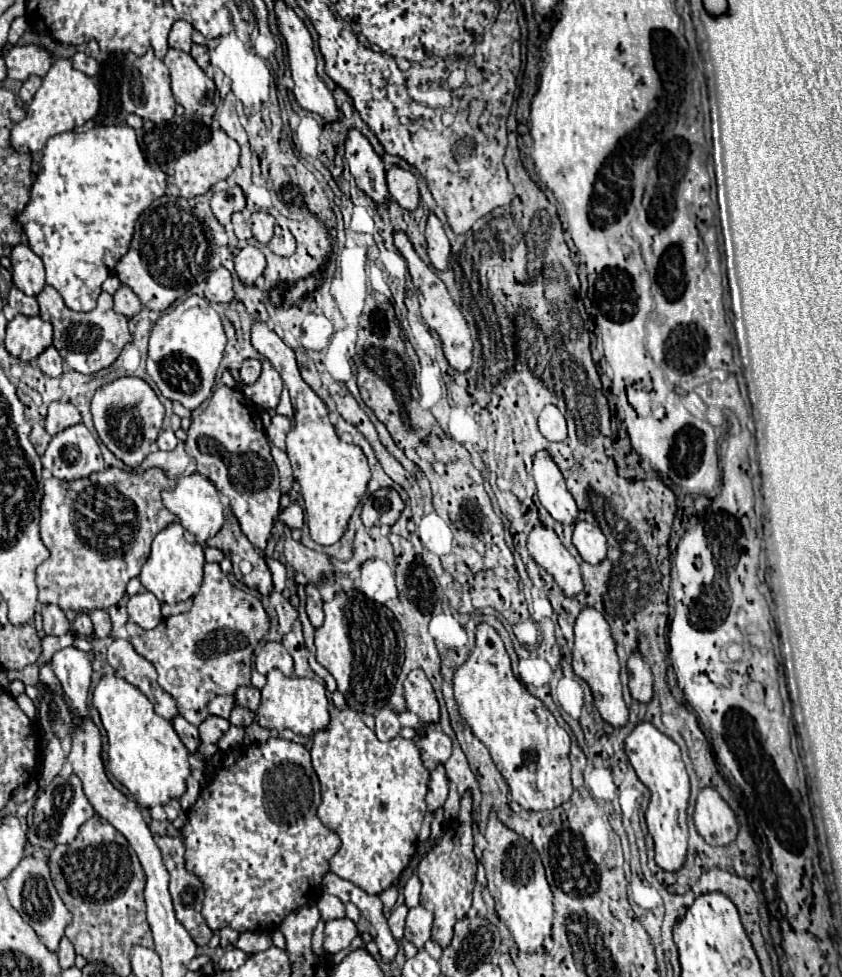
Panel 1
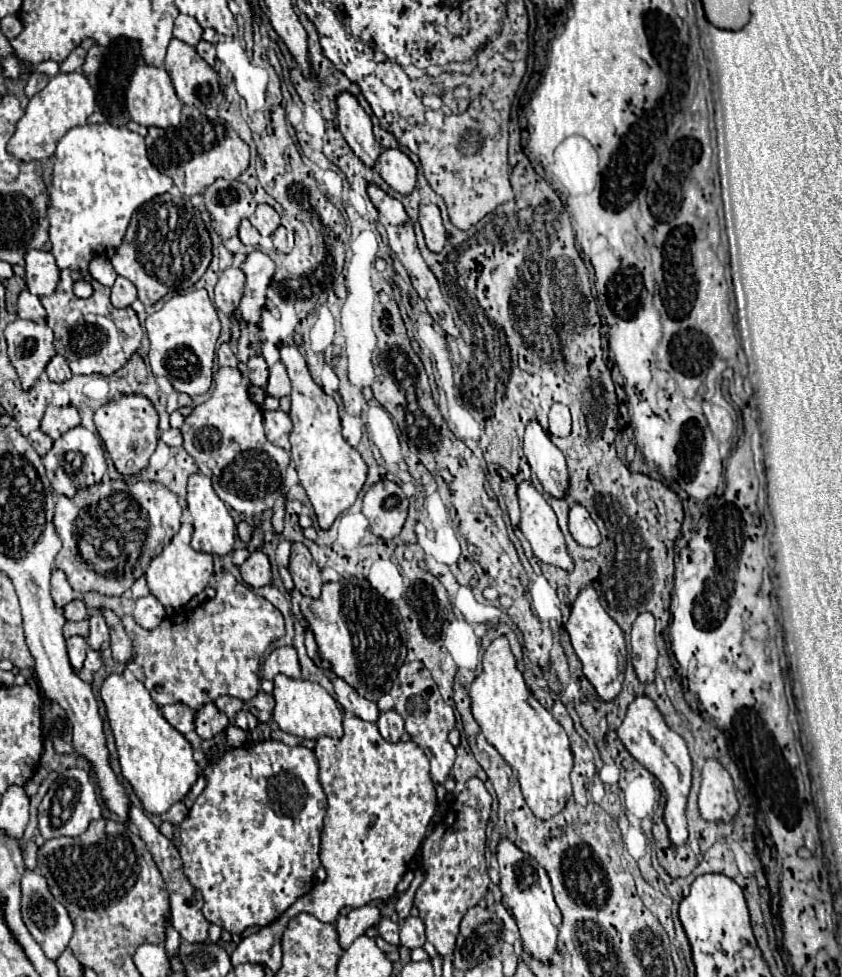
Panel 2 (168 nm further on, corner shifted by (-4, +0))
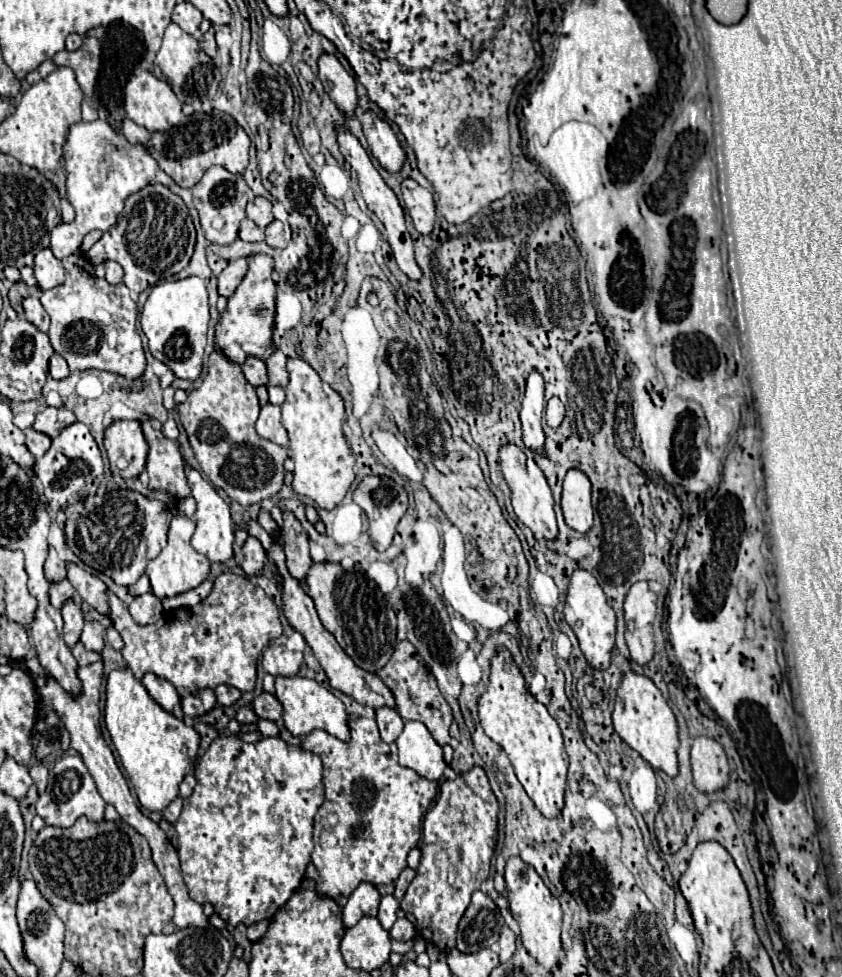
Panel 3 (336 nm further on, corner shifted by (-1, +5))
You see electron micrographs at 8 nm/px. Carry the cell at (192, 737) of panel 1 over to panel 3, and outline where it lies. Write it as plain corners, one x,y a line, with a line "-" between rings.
146,673
146,675
142,677
142,685
148,689
148,693
152,695
152,699
154,699
160,707
164,707
164,709
168,709
168,711
172,711
174,705
180,703
180,695
176,693
174,685
172,685
170,681
166,681
166,679
154,675
154,673

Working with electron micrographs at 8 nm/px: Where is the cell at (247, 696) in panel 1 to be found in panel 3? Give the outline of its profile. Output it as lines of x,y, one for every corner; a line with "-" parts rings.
270,693
258,695
252,701
252,709
254,709
254,713
260,719
268,719
268,721
274,721
274,723
282,719
282,711
284,711
282,705
280,705
280,701
274,695
270,695

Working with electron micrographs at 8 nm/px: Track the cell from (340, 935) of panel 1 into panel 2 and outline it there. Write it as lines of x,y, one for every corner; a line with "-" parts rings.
363,906
363,908
351,910
349,914
341,914
335,922
341,948
349,948
351,942
361,934
365,934
367,928
379,924
379,918
381,914
375,906

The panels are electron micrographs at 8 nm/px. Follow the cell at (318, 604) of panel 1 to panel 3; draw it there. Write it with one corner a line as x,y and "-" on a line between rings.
284,511
282,537
284,537
288,571
298,581
304,581
304,577
308,575
308,565
312,565
310,553
308,553
308,535
304,533
300,521
290,511

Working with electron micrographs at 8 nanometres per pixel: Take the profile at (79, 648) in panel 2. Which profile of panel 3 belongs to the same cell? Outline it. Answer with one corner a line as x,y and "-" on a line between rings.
68,599
62,609
60,609
62,617
64,617
64,641
68,647
74,647
74,643
80,639
82,633
82,625
84,625
84,611
82,611
82,603
76,599

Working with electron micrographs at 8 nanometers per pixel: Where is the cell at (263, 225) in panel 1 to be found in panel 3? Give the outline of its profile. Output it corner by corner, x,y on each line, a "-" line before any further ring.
256,197
254,201
248,203
246,217
252,219
260,229
264,229
268,223
274,221
274,217
272,217
272,203
268,199
264,199
264,197

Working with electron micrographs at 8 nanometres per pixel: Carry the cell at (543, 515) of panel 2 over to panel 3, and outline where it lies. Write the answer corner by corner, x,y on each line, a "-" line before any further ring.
506,443
500,447
500,467
502,467
502,475
504,481
508,483
510,491
512,491
512,507
514,513
518,515
518,519
532,529
536,539
554,539
558,535
558,527
556,527
556,517
554,517
554,499
552,499
552,491
546,483
546,477
542,473
542,469
514,443

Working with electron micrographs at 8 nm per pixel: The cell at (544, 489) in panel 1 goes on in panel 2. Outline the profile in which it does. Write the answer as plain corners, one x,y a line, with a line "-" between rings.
529,422
525,430
525,456
531,470
543,484
543,490
557,500
567,498
569,474
563,452
551,442
549,434
537,422

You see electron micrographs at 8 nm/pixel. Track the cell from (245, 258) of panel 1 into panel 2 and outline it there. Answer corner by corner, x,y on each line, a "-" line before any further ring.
253,250
247,256
247,260
243,262
243,274
245,274
247,282
243,288
243,298
241,298
239,310
243,314
243,320
247,320
249,324
259,324
259,320
261,320
265,292
269,288
273,272
275,272
273,260
261,250

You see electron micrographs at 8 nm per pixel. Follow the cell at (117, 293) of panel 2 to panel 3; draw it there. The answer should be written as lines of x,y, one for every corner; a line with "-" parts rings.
104,261
104,267
106,267
106,281
108,283
120,283
122,281
124,271
116,261

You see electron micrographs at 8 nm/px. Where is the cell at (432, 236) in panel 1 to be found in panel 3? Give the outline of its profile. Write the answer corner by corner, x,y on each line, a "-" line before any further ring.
410,177
400,183
400,189
402,189
406,211
410,213
410,219
414,223
416,231
422,235
430,235
432,227
434,227
434,219
436,219
432,193
428,189
420,187

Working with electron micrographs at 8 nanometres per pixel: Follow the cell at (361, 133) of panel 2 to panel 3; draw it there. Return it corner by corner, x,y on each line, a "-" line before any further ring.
322,53
318,57
318,77
324,83
326,93
332,97
332,101
346,113
350,115
356,109
358,97
356,97
356,81
354,77
342,67
336,55

